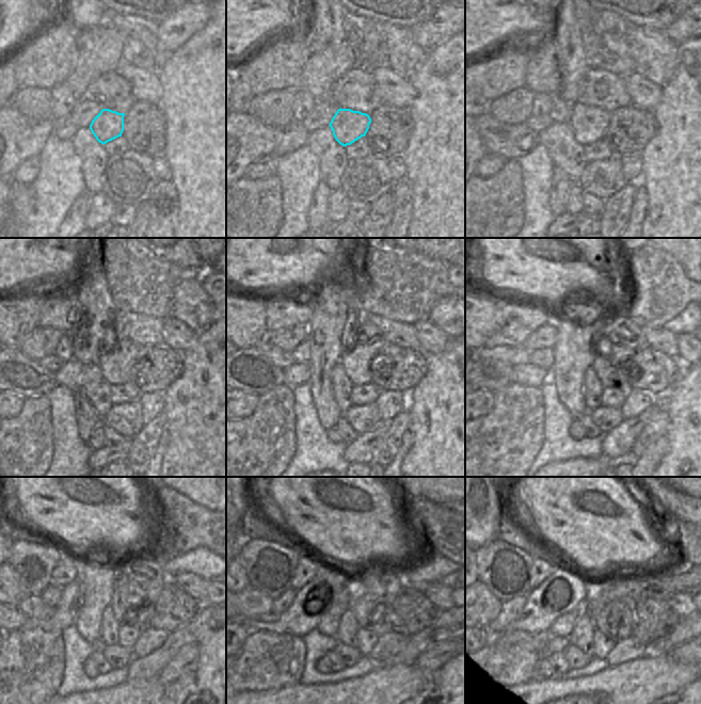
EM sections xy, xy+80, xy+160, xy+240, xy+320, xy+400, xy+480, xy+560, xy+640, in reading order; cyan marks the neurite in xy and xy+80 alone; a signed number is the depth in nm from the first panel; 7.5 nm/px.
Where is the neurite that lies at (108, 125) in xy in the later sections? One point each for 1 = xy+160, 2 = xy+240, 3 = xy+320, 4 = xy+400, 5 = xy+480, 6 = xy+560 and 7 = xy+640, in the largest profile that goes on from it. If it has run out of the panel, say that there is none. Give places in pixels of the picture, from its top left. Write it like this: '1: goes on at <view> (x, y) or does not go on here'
1: goes on at xy+160 (589, 124)
2: goes on at xy+240 (115, 366)
3: goes on at xy+320 (355, 364)
4: goes on at xy+400 (611, 346)
5: goes on at xy+480 (137, 581)
6: goes on at xy+560 (375, 591)
7: goes on at xy+640 (616, 620)

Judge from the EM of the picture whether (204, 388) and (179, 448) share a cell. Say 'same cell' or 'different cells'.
same cell

